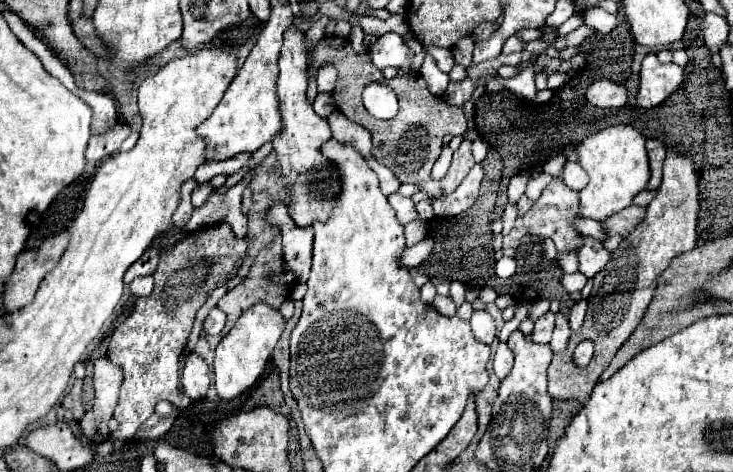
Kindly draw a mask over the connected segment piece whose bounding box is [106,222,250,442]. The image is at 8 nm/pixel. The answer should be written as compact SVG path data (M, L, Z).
M222 222L190 232L180 244L160 256L152 294L136 300L132 314L118 324L108 344L106 358L124 372L120 398L114 410L118 428L110 434L112 440L126 442L134 438L138 426L154 412L160 400L168 400L178 408L186 408L192 402L180 394L180 354L186 347L196 312L218 284L238 274L248 246L248 236L234 236L230 224Z

